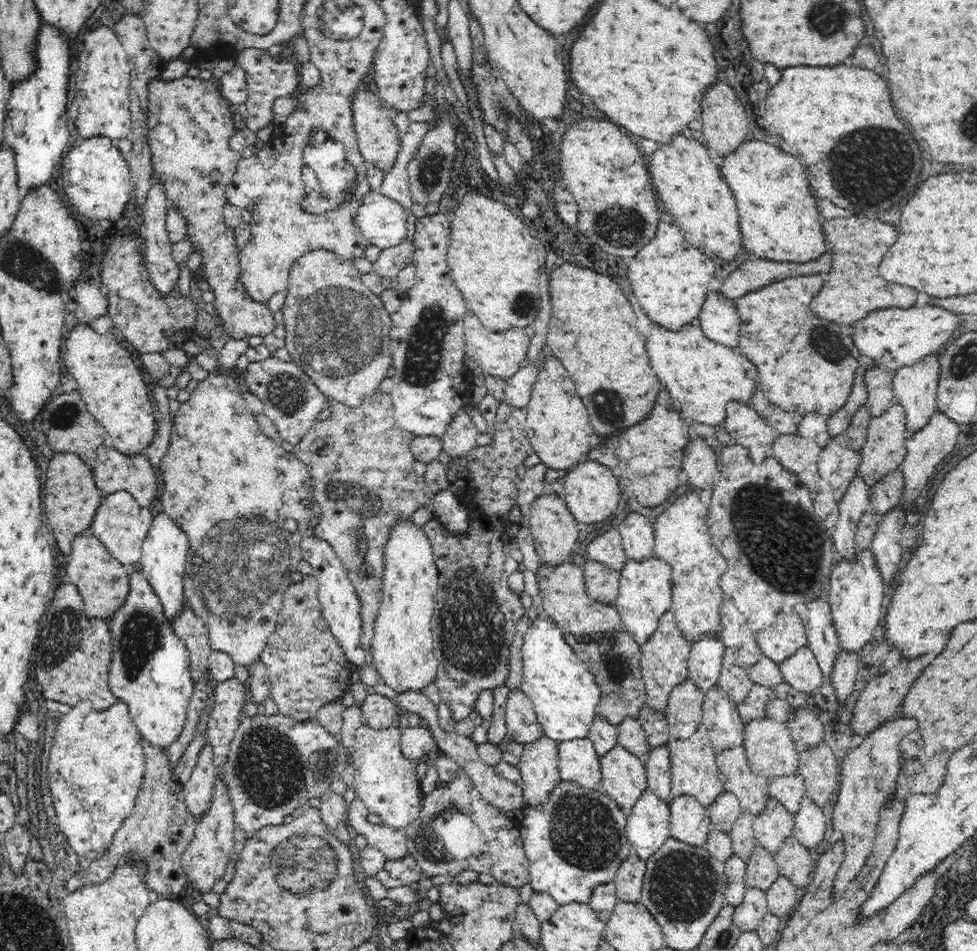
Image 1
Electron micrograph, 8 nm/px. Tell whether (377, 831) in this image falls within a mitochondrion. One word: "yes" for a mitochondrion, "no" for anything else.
no

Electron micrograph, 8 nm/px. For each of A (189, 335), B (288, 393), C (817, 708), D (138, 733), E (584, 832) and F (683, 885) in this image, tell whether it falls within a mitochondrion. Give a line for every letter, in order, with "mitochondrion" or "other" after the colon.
A: other
B: mitochondrion
C: other
D: other
E: mitochondrion
F: mitochondrion

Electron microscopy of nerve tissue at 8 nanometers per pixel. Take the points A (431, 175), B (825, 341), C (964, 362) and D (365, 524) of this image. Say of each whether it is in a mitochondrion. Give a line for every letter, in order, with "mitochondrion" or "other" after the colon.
A: mitochondrion
B: mitochondrion
C: mitochondrion
D: mitochondrion

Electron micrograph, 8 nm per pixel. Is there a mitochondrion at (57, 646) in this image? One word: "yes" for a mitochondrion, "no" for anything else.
yes

